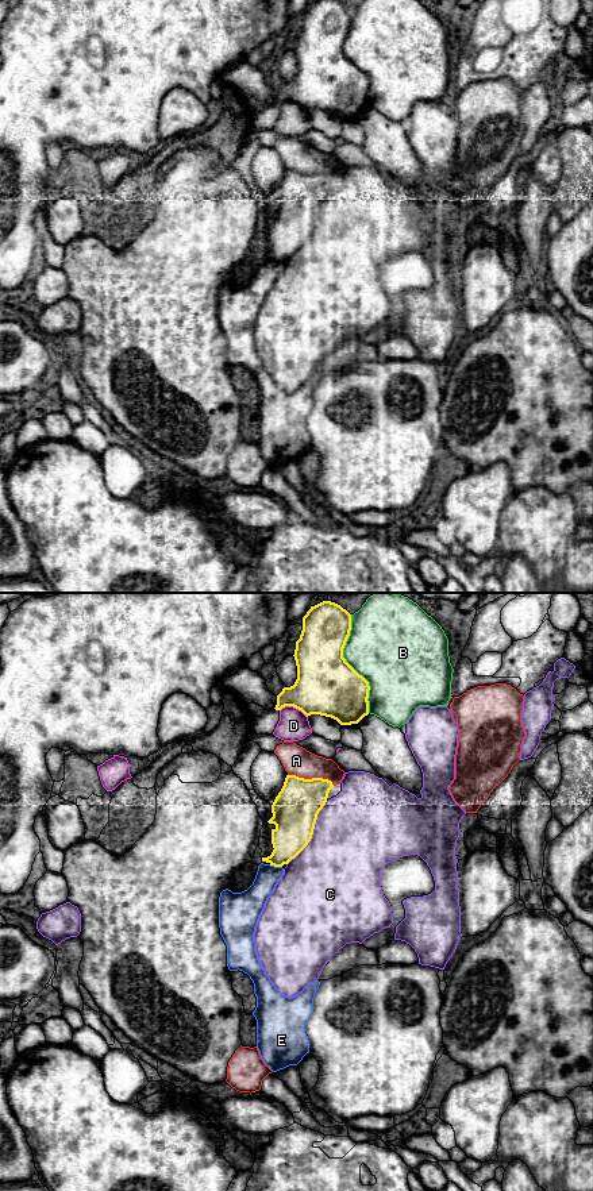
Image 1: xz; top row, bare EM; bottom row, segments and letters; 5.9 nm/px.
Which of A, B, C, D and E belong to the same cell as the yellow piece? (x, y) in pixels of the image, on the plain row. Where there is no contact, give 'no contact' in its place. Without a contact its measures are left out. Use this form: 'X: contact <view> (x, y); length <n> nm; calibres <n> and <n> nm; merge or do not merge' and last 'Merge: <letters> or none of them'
A: contact xz (312, 173); length 280 nm; calibres 280 and 170 nm; do not merge
B: contact xz (347, 58); length 600 nm; calibres 360 and 460 nm; do not merge
C: contact xz (312, 228); length 460 nm; calibres 280 and 500 nm; do not merge
D: contact xz (293, 101); length 180 nm; calibres 360 and 190 nm; do not merge
E: contact xz (276, 261); length 80 nm; calibres 220 and 150 nm; do not merge
Merge: none of them

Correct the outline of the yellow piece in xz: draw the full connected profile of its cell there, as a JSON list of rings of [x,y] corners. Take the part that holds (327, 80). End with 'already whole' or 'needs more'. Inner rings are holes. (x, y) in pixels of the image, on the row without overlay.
[[[315,0],[303,12],[303,26],[296,36],[294,55],[297,74],[277,90],[276,105],[293,101],[307,112],[320,109],[340,120],[358,119],[369,109],[369,77],[343,53],[343,43],[351,26],[351,9],[340,0]]]; already whole

